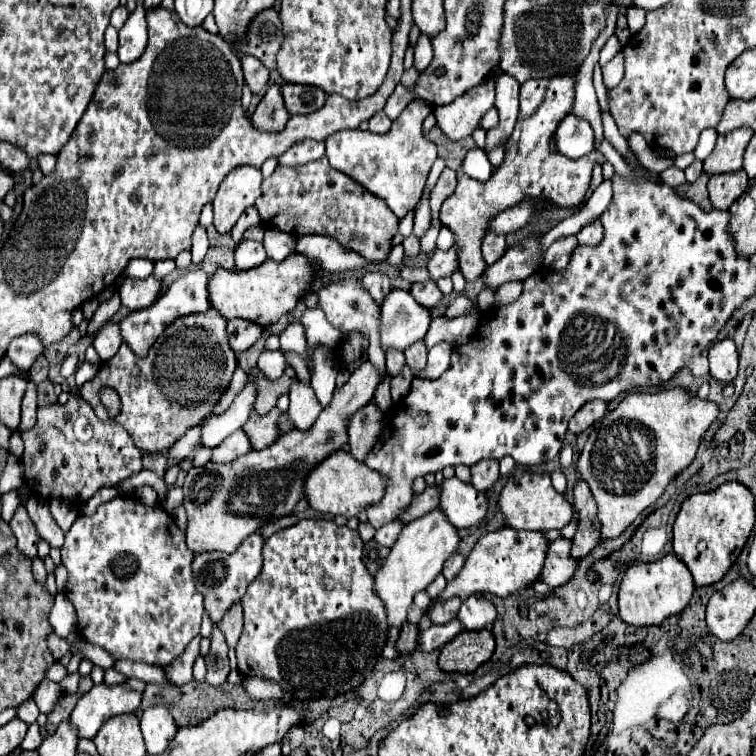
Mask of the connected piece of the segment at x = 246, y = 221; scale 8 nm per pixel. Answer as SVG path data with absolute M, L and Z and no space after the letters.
M251 206L251 208L247 208L247 210L243 212L243 216L241 216L241 218L237 220L237 224L233 226L233 230L231 230L233 240L239 244L243 232L245 232L247 228L251 228L251 226L257 226L257 224L261 224L261 218L259 218L259 214L255 212L255 208Z

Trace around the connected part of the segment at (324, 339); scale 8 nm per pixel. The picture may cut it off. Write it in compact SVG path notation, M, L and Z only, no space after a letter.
M317 306L315 308L307 308L303 312L303 316L301 316L299 322L301 322L303 330L305 330L307 354L309 356L311 356L311 350L315 350L315 346L327 346L329 350L335 350L337 352L337 344L341 344L339 338L337 338L339 330L335 330L327 322L323 310L319 310Z

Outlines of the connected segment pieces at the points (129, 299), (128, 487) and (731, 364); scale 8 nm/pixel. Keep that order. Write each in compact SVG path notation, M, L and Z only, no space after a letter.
M147 276L143 280L125 278L125 282L119 286L119 296L129 310L141 310L157 300L161 288L163 288L163 280L155 276Z
M141 470L137 476L133 476L133 478L129 478L129 480L125 480L125 482L119 484L119 488L123 490L123 494L129 494L129 492L133 492L133 488L139 488L139 486L153 486L153 490L157 490L159 502L165 504L169 488L167 488L167 484L157 474L153 474L149 470Z
M731 338L719 340L709 348L709 374L719 382L731 382L737 376L737 348Z

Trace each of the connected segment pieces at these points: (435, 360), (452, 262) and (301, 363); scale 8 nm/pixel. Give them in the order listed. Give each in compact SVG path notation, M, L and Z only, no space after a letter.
M439 342L429 350L429 358L427 358L427 366L421 374L421 378L425 380L435 380L439 378L447 366L449 366L449 354L451 354L451 346L447 342Z
M451 248L447 252L435 250L433 256L427 262L427 270L429 270L429 274L431 274L433 280L439 280L441 276L451 276L455 270L459 270L457 250L455 248Z
M286 352L283 356L285 356L286 362L294 368L299 380L305 384L310 384L311 378L305 361L295 352Z

